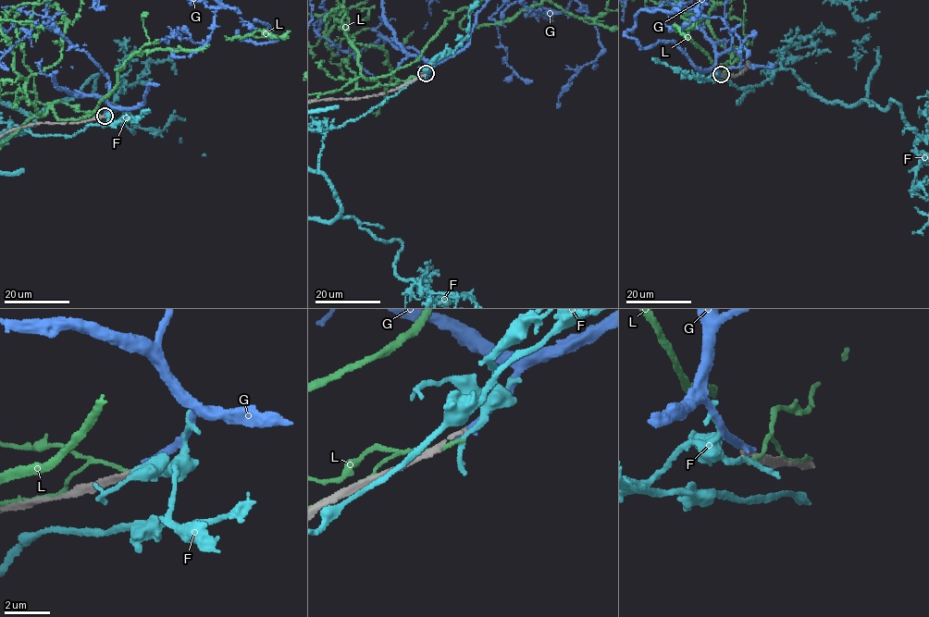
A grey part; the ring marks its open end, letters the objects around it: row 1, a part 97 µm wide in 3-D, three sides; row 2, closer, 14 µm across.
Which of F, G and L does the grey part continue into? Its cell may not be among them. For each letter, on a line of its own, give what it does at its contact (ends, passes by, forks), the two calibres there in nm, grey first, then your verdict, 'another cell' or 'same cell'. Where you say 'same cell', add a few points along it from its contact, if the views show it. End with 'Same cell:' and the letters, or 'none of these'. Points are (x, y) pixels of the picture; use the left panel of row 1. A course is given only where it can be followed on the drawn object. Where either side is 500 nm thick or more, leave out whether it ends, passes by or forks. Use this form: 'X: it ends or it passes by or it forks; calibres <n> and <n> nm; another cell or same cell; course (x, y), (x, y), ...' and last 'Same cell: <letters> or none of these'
F: it passes by; calibres 190 and 200 nm; another cell
G: it ends; calibres 190 and 280 nm; another cell
L: it ends; calibres 280 and 200 nm; another cell
Same cell: none of these

